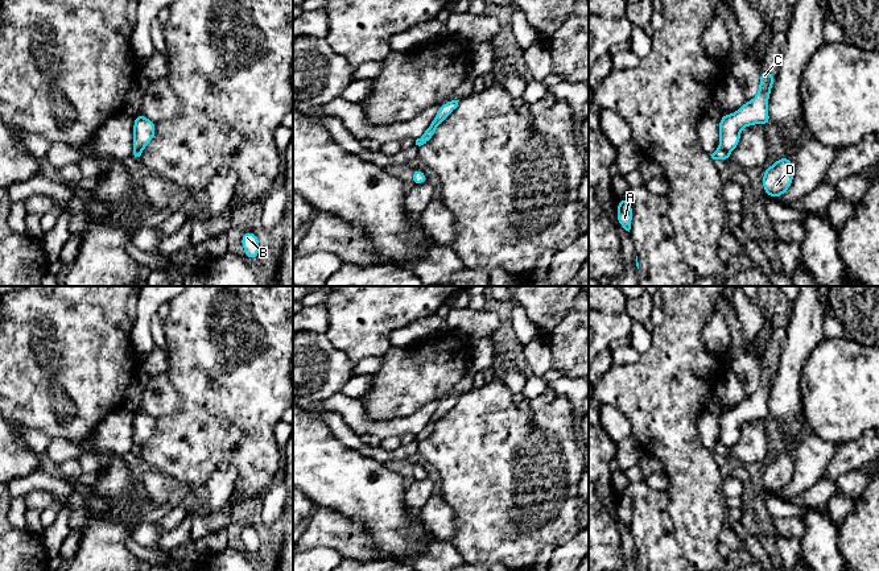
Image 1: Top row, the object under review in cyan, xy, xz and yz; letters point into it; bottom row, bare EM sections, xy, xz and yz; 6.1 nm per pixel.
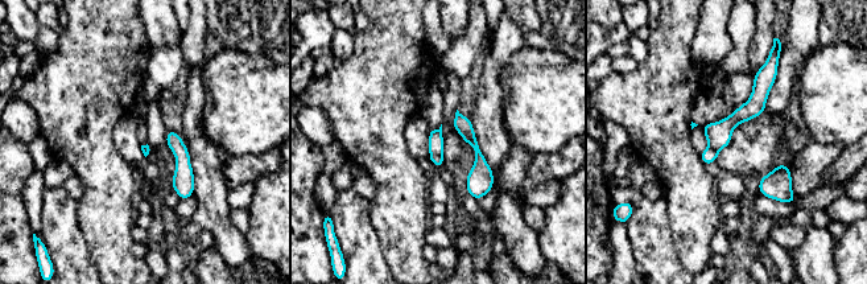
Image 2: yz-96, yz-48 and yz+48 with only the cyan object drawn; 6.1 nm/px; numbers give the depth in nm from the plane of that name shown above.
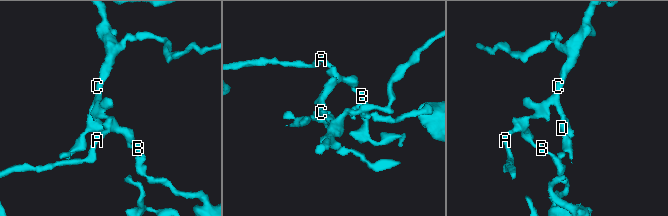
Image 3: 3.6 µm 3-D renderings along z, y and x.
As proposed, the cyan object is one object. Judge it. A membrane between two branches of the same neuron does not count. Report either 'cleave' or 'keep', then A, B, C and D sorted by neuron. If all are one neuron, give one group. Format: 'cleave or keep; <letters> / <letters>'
cleave; A B / C D

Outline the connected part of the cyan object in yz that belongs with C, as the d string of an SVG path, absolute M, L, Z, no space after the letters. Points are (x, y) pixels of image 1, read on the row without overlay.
M764 364L760 367L758 390L746 397L735 409L722 410L719 417L719 442L732 447L740 436L740 426L744 422L764 419L769 421L768 394L775 377L775 371Z

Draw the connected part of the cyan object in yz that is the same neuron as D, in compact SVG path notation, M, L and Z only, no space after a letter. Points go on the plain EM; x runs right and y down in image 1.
M788 452L779 454L763 468L764 489L780 493L793 477L793 460Z

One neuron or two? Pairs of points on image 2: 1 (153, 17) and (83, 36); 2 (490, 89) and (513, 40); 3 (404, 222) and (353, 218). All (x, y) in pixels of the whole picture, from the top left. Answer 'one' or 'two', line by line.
1: two
2: one
3: two

